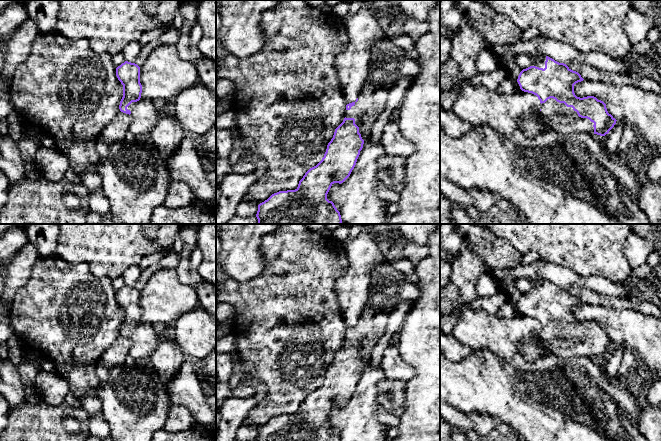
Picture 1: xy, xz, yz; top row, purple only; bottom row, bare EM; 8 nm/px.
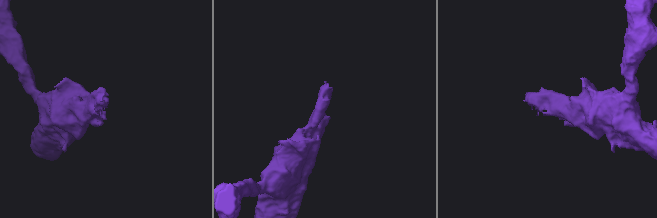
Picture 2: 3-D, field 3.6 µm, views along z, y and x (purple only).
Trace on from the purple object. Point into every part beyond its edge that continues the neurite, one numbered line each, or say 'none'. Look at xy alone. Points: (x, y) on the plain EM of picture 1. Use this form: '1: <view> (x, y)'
1: xy (144, 339)

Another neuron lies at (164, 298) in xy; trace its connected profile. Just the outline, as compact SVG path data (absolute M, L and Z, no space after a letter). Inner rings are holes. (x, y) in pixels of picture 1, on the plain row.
M159 269L140 291L141 321L146 325L162 322L173 325L185 313L200 306L195 287L183 284L175 269Z

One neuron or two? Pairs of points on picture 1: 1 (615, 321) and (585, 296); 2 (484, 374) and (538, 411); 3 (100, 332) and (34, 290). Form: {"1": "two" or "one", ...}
{"1": "two", "2": "one", "3": "one"}

